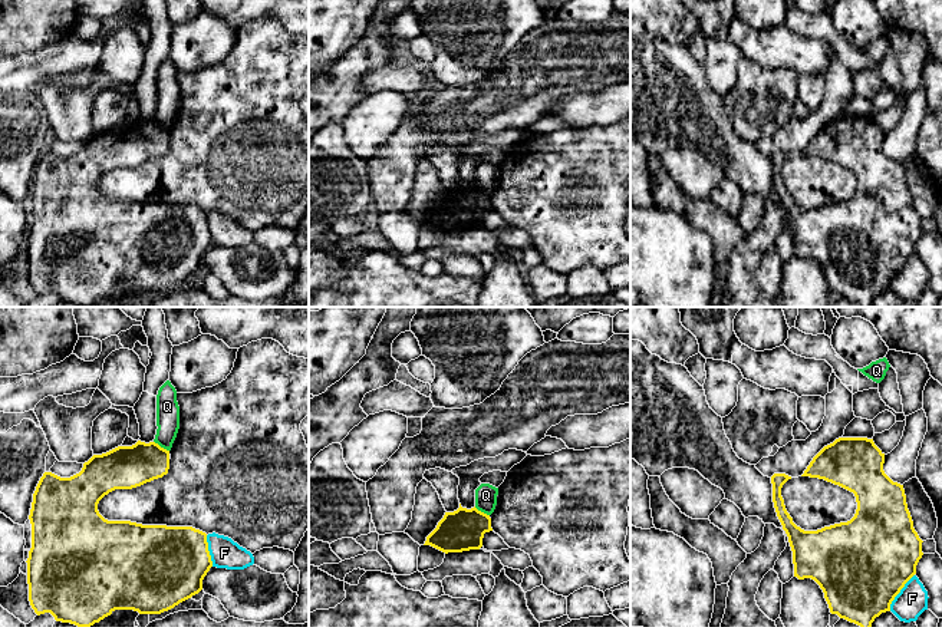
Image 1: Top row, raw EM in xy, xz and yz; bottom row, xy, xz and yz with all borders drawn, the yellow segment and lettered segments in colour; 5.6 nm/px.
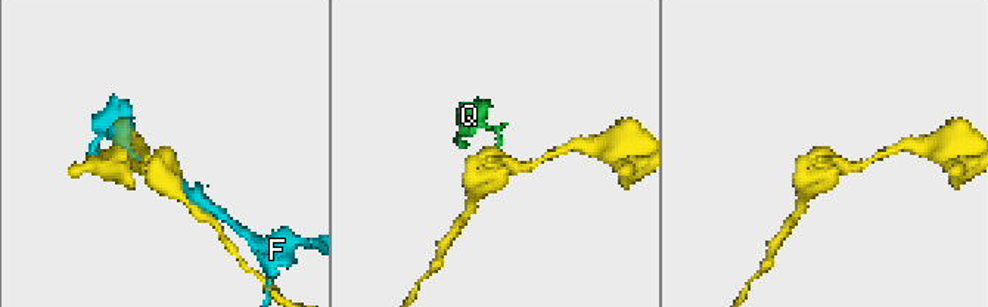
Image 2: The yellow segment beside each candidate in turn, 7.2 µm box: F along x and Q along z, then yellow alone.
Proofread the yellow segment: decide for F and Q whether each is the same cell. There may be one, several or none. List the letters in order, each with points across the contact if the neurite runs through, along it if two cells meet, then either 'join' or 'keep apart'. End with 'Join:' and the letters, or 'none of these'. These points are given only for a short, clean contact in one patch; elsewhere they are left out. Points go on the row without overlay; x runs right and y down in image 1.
F: keep apart
Q: border xy (154, 119), (168, 129); keep apart
Join: none of these

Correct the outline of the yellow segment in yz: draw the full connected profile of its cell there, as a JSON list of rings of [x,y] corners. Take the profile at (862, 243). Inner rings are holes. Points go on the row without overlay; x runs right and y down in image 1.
[[[839,116],[824,125],[801,155],[819,156],[854,172],[857,188],[847,201],[804,209],[793,201],[781,175],[783,164],[791,158],[774,152],[773,181],[793,230],[794,255],[814,258],[824,271],[830,291],[862,307],[870,307],[905,263],[916,253],[922,237],[922,218],[913,207],[903,164],[893,161],[883,149],[885,132],[867,116]]]

